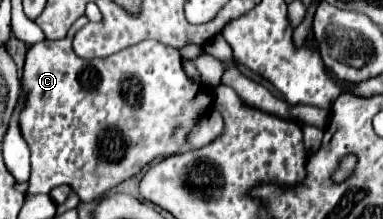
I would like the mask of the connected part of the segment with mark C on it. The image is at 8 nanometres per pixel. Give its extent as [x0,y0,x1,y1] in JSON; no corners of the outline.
[19,16,213,202]

